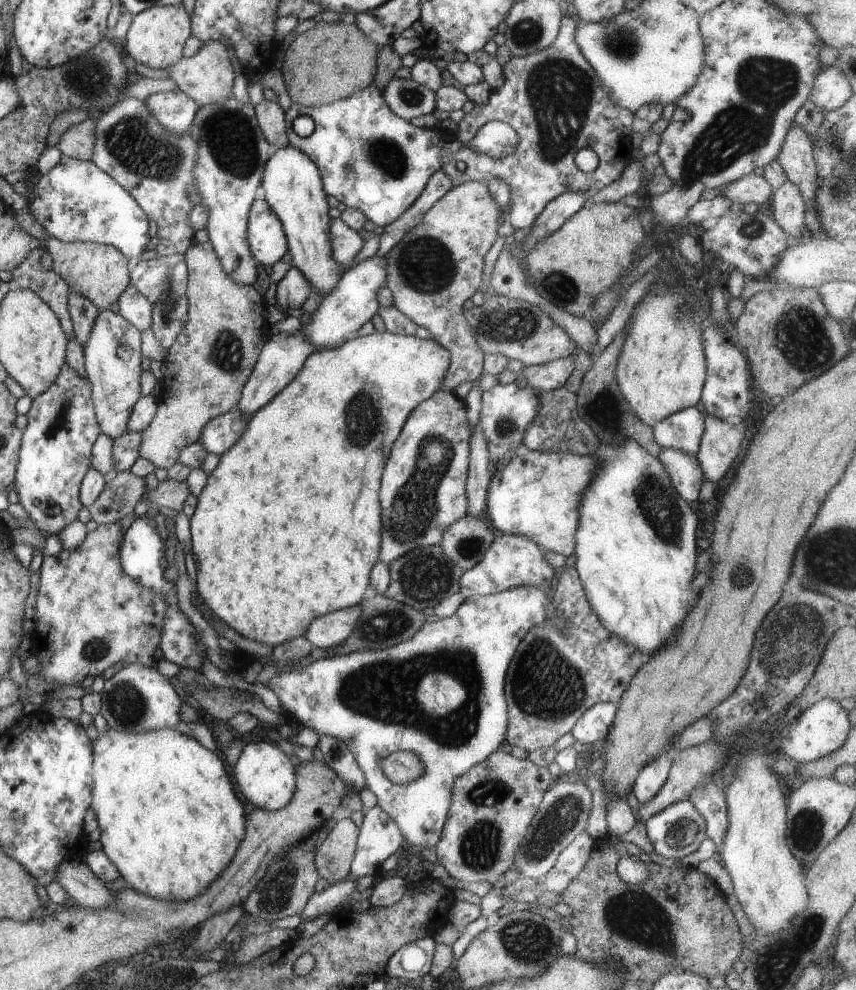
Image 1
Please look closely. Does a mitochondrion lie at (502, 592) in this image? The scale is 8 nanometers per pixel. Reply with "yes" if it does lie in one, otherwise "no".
no

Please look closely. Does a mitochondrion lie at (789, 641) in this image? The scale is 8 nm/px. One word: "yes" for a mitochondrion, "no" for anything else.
yes

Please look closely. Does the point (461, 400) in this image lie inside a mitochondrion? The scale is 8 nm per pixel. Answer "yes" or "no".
no

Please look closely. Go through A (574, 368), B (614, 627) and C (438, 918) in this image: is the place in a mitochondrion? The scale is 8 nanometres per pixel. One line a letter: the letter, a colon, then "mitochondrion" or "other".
A: other
B: other
C: other

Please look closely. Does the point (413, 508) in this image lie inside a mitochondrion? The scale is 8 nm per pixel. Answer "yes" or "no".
yes

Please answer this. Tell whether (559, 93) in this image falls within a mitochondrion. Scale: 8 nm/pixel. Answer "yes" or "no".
yes

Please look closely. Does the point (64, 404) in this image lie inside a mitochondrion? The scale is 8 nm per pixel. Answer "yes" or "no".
yes

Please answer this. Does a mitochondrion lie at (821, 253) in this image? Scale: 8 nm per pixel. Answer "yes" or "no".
no

